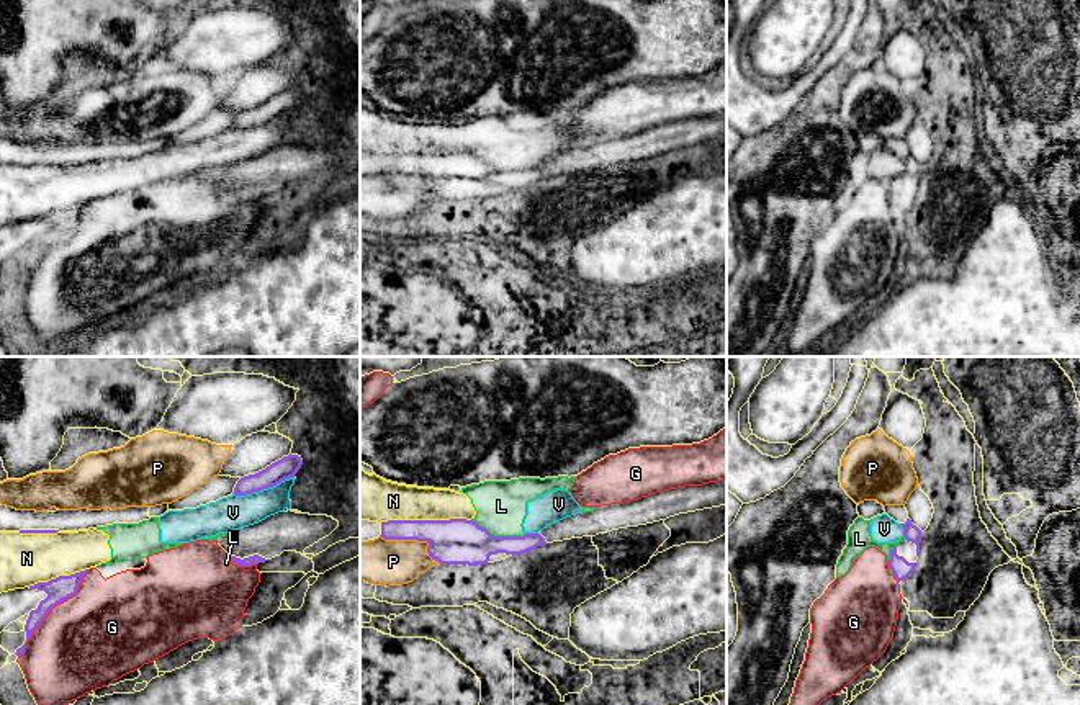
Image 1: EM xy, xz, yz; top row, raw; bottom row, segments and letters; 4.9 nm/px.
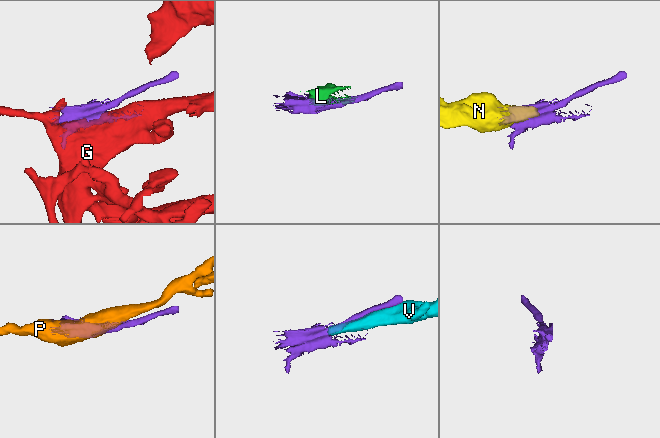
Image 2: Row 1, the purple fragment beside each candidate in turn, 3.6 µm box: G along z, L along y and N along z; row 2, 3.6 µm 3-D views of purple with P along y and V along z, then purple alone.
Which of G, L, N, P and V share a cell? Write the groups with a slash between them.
G / L N V / P

